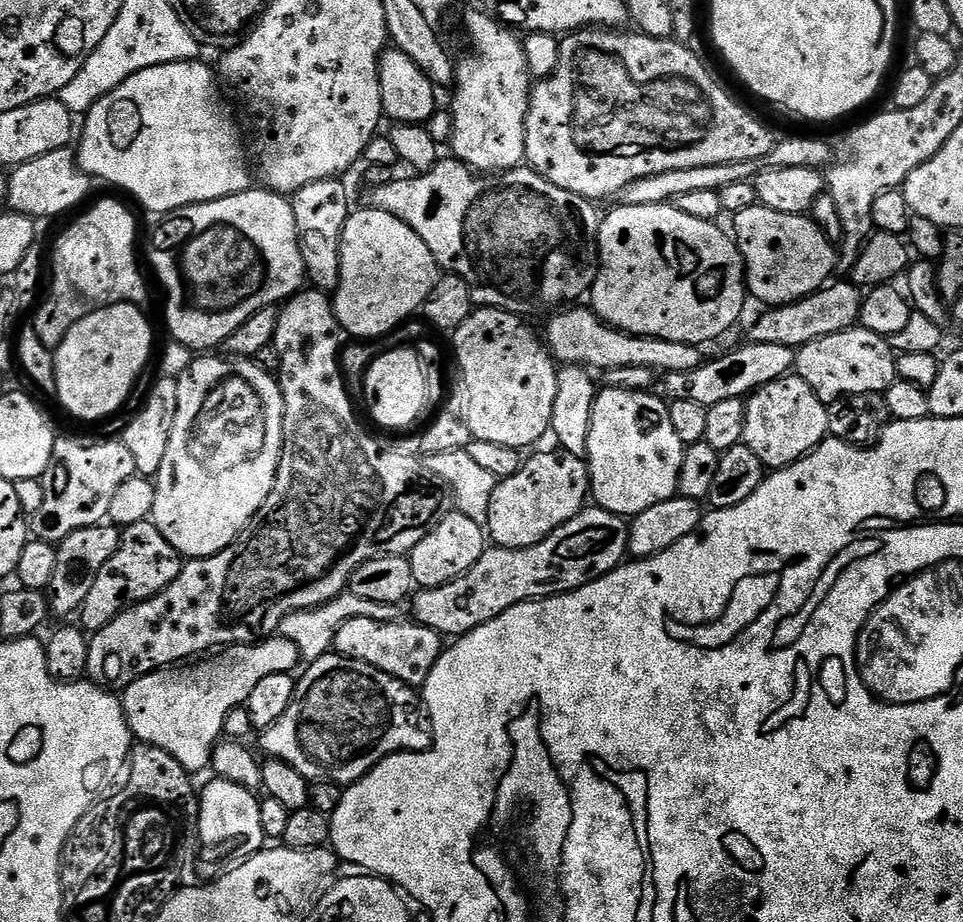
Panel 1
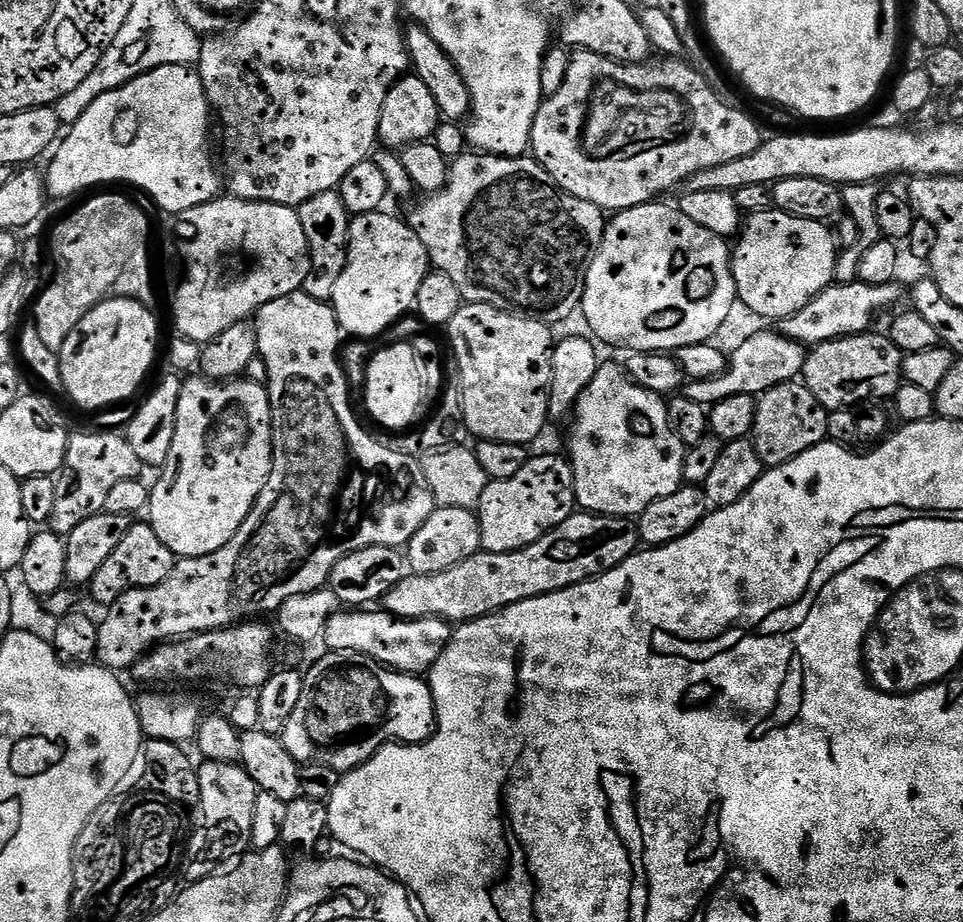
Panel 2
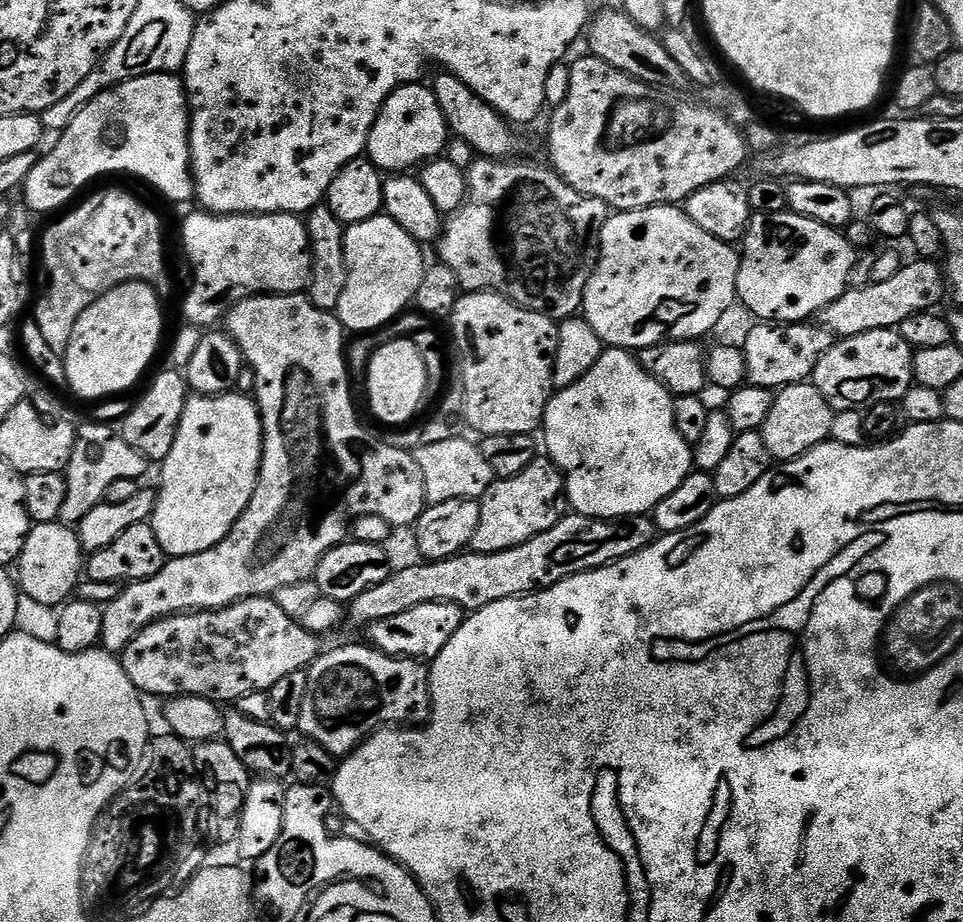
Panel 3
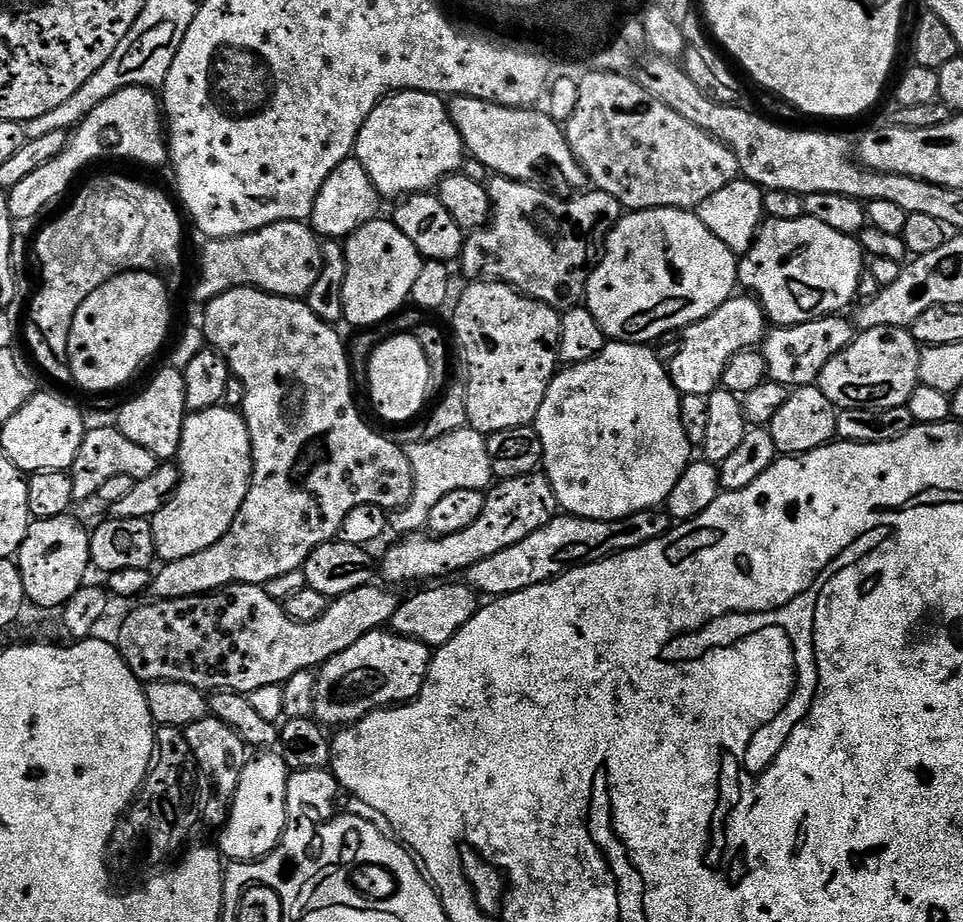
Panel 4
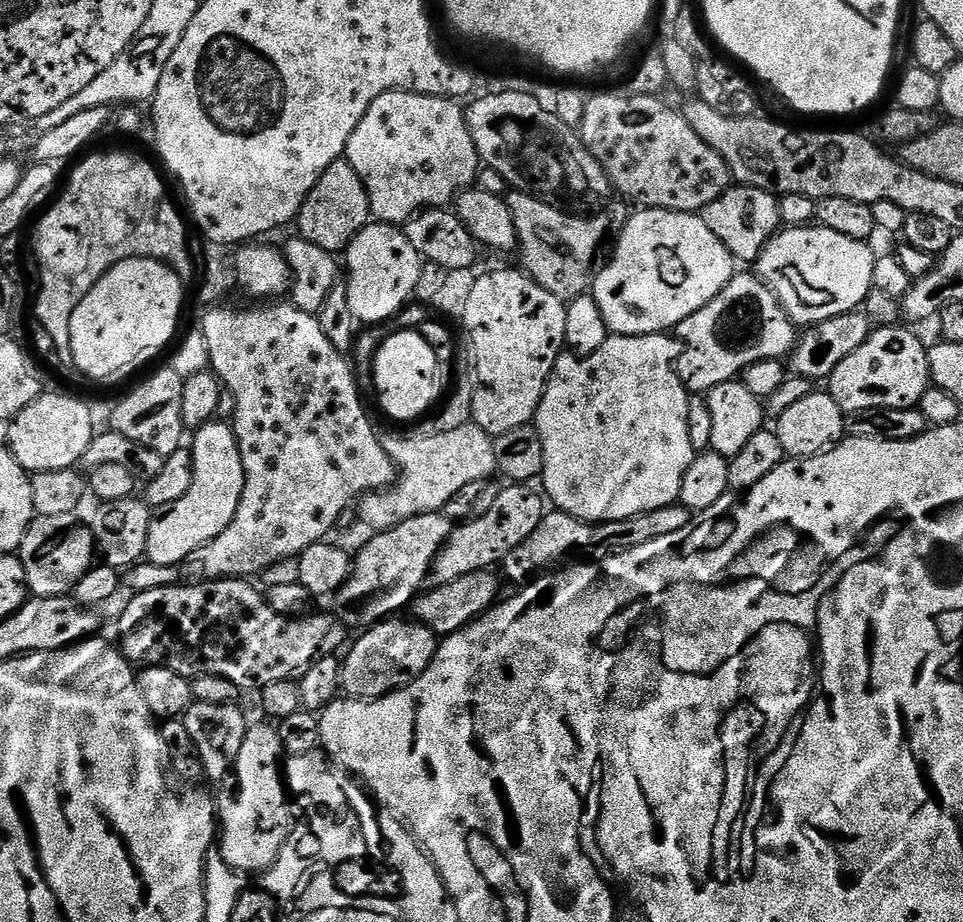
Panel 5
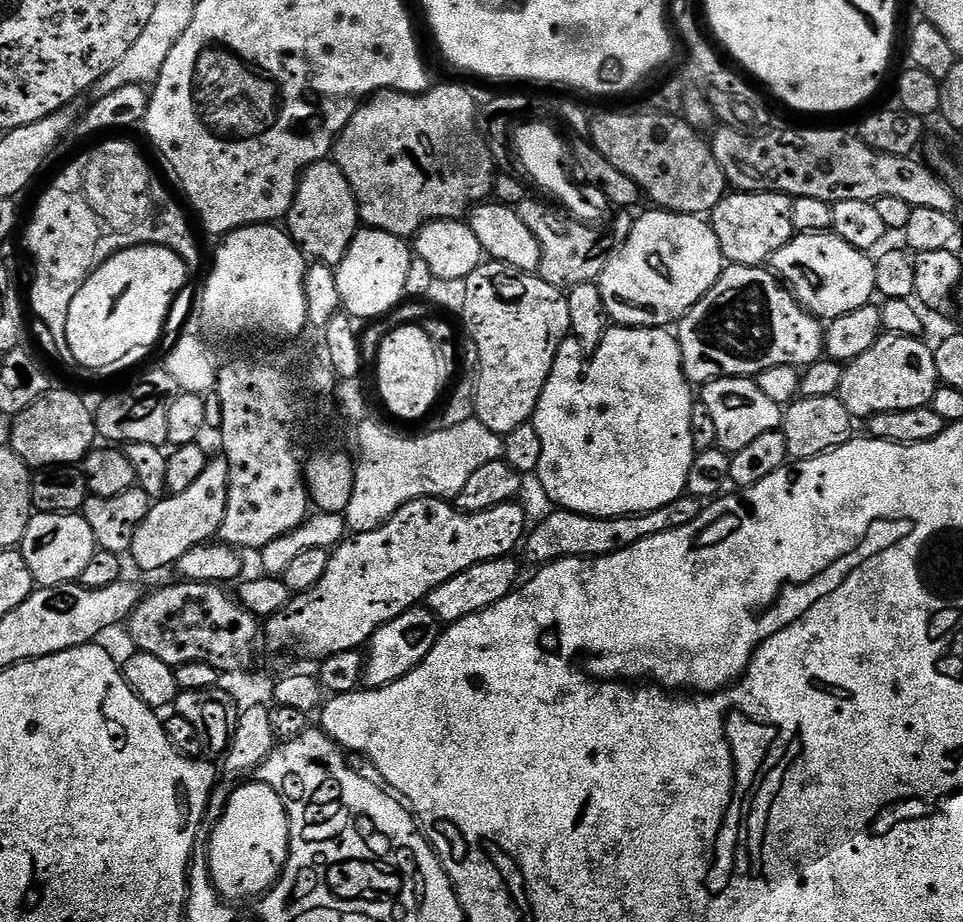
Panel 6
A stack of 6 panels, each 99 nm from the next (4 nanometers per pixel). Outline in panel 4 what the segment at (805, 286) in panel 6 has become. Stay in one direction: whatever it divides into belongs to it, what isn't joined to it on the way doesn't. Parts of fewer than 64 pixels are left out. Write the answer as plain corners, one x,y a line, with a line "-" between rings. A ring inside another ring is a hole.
805,215
793,220
765,219
750,250
738,260
739,287
759,300
765,317
776,326
791,326
843,313
844,307
857,299
858,282
865,275
866,253
859,239
838,234
838,230

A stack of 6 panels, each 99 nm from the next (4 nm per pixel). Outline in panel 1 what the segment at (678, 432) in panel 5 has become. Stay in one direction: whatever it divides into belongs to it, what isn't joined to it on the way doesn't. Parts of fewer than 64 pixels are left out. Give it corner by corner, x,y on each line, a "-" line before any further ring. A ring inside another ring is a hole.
604,388
596,393
590,418
586,459
591,499
595,507
625,518
642,514
678,492
686,446
670,423
668,404
652,395
656,394

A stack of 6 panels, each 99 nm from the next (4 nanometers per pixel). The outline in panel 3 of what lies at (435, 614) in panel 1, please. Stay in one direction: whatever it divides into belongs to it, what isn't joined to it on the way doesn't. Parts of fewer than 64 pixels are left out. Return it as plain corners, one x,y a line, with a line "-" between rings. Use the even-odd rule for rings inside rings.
565,515
550,530
530,538
530,542
522,542
522,546
514,546
510,550
502,550
498,554
482,554
465,550
458,556
445,560
429,560
415,562
405,568
393,571
386,582
378,582
370,590
358,594
347,605
346,616
349,621
367,626
374,622
382,622
382,618
394,618
394,614
406,614
406,610
414,610
414,606
450,602
464,609
465,613
477,612
479,608
490,606
490,602
502,602
506,598
527,596
528,593
543,590
570,578
574,574
589,572
595,568
604,568
616,560
626,558
630,554
638,554
638,550
646,550
658,538
656,522
651,515
623,516
617,520
595,520
592,516

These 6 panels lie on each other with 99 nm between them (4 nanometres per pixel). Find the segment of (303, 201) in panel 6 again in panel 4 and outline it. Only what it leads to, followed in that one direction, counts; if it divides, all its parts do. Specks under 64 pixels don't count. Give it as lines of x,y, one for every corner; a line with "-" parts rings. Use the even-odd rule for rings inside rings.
349,158
336,167
326,182
322,182
322,190
318,190
318,198
314,202
310,227
321,238
343,241
377,219
381,215
380,204
382,197
366,172
363,159

